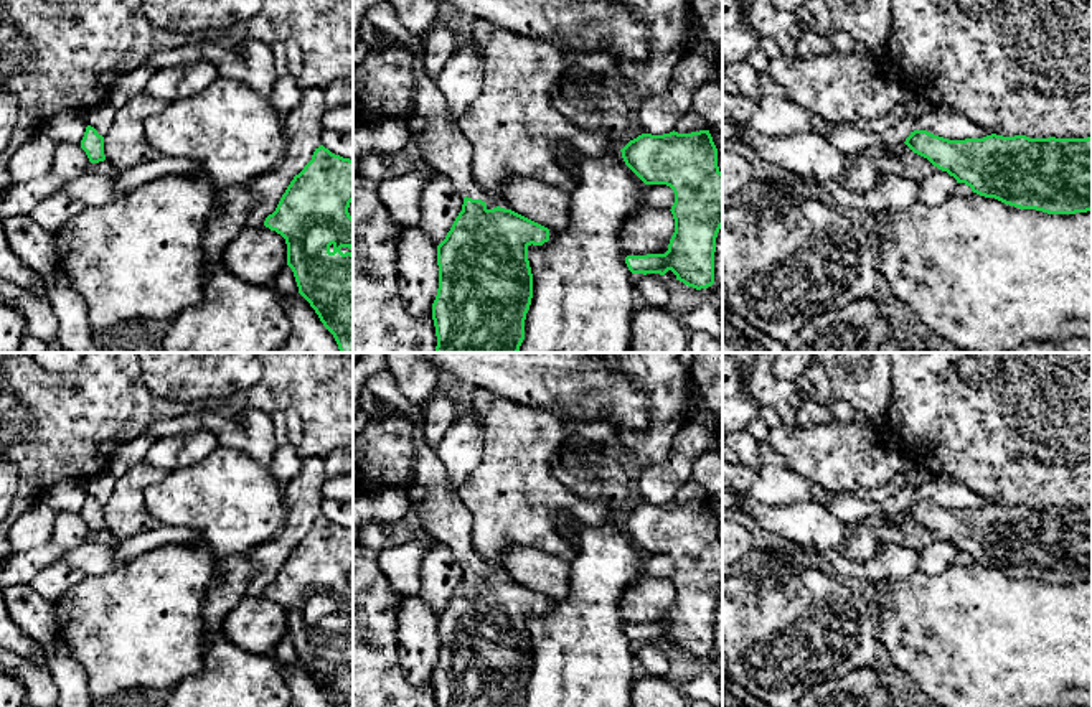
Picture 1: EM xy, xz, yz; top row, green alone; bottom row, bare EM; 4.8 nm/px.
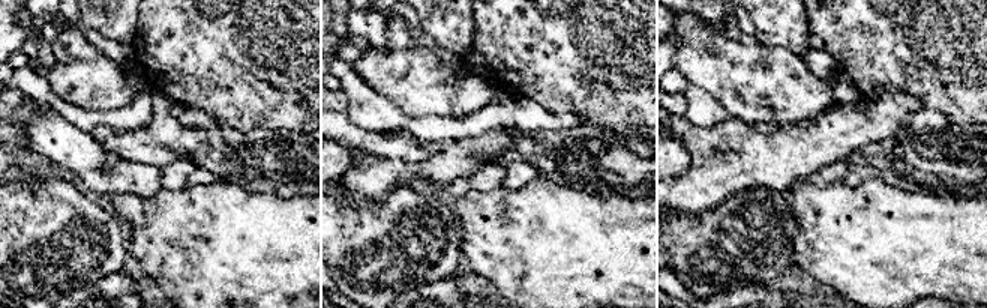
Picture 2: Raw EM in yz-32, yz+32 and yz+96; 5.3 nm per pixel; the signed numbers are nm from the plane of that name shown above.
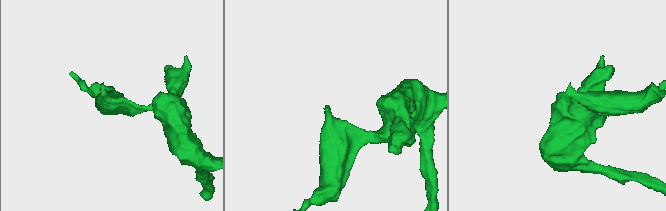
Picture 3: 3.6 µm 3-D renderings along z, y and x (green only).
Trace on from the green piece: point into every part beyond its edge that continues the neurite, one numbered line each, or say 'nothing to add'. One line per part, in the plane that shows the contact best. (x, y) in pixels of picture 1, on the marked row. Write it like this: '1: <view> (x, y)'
1: xz (447, 150)

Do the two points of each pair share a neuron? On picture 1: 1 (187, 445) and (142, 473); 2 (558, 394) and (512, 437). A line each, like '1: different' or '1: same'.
1: different
2: different

